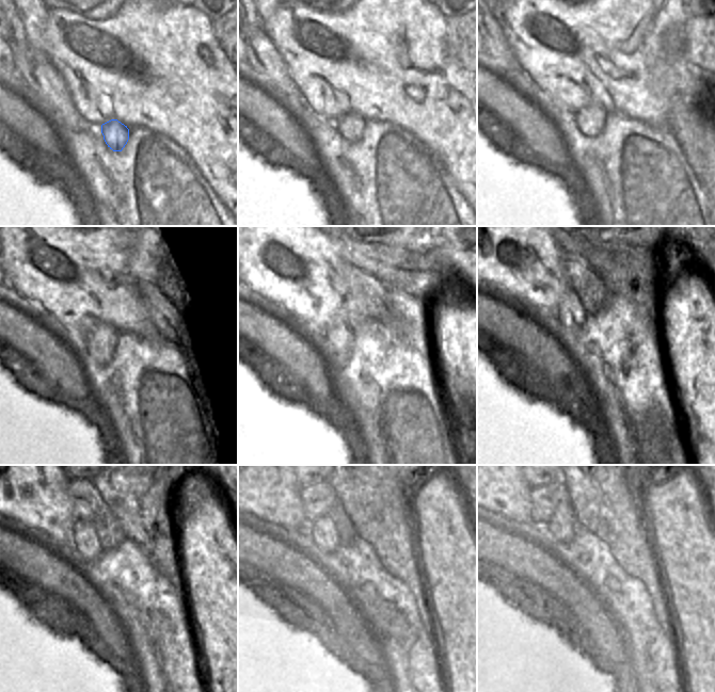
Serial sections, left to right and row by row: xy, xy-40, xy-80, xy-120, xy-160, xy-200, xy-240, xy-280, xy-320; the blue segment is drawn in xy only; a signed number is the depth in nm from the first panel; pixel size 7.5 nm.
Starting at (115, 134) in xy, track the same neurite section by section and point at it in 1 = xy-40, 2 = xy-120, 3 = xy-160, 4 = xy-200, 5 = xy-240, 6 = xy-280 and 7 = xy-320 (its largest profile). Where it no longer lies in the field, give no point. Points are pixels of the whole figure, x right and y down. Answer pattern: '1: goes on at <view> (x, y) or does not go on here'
1: goes on at xy-40 (351, 126)
2: goes on at xy-120 (101, 340)
3: goes on at xy-160 (337, 340)
4: goes on at xy-200 (571, 311)
5: goes on at xy-240 (85, 537)
6: goes on at xy-280 (323, 531)
7: goes on at xy-320 (562, 524)

